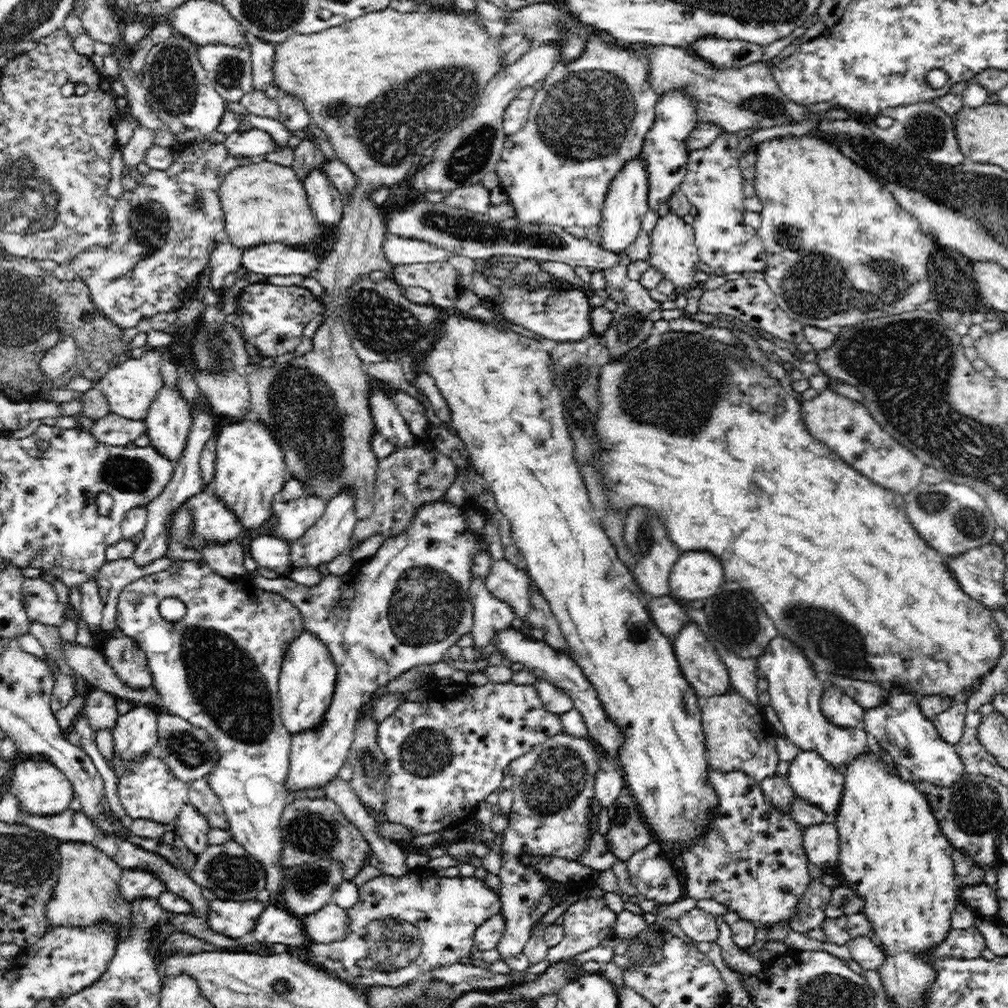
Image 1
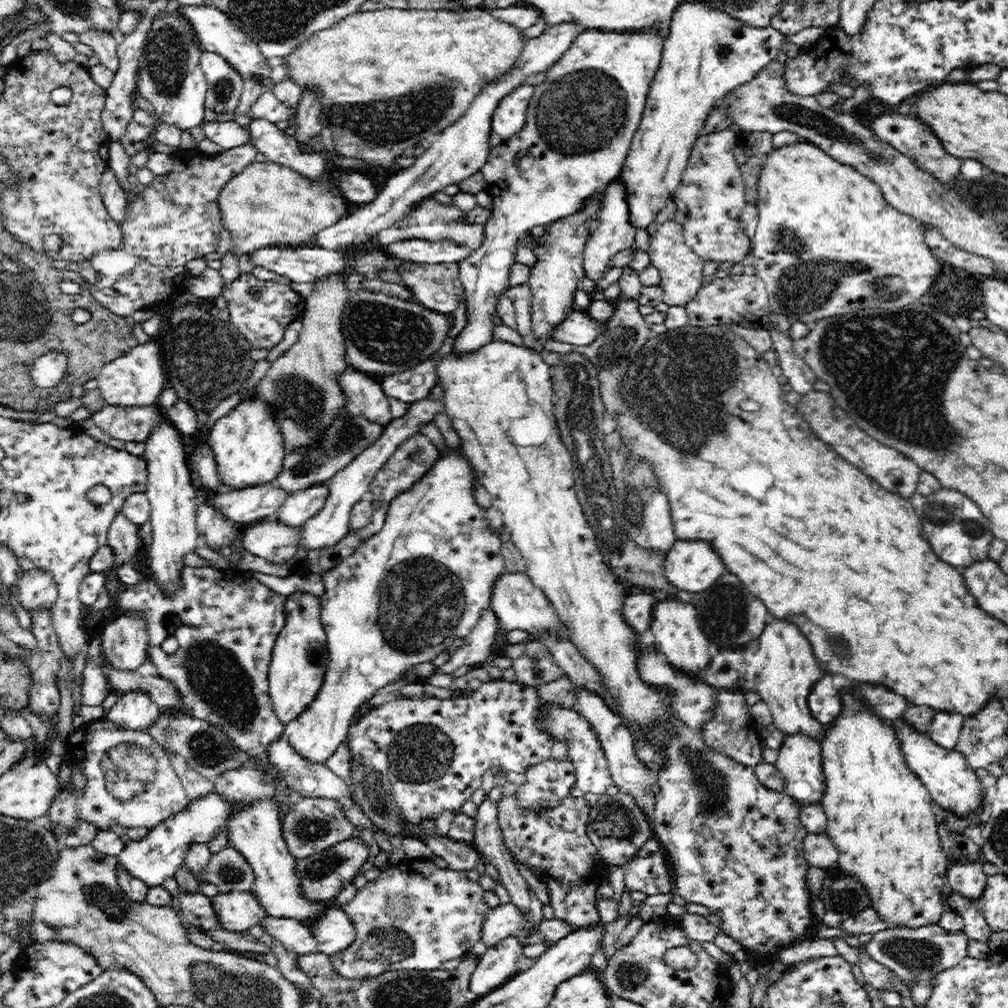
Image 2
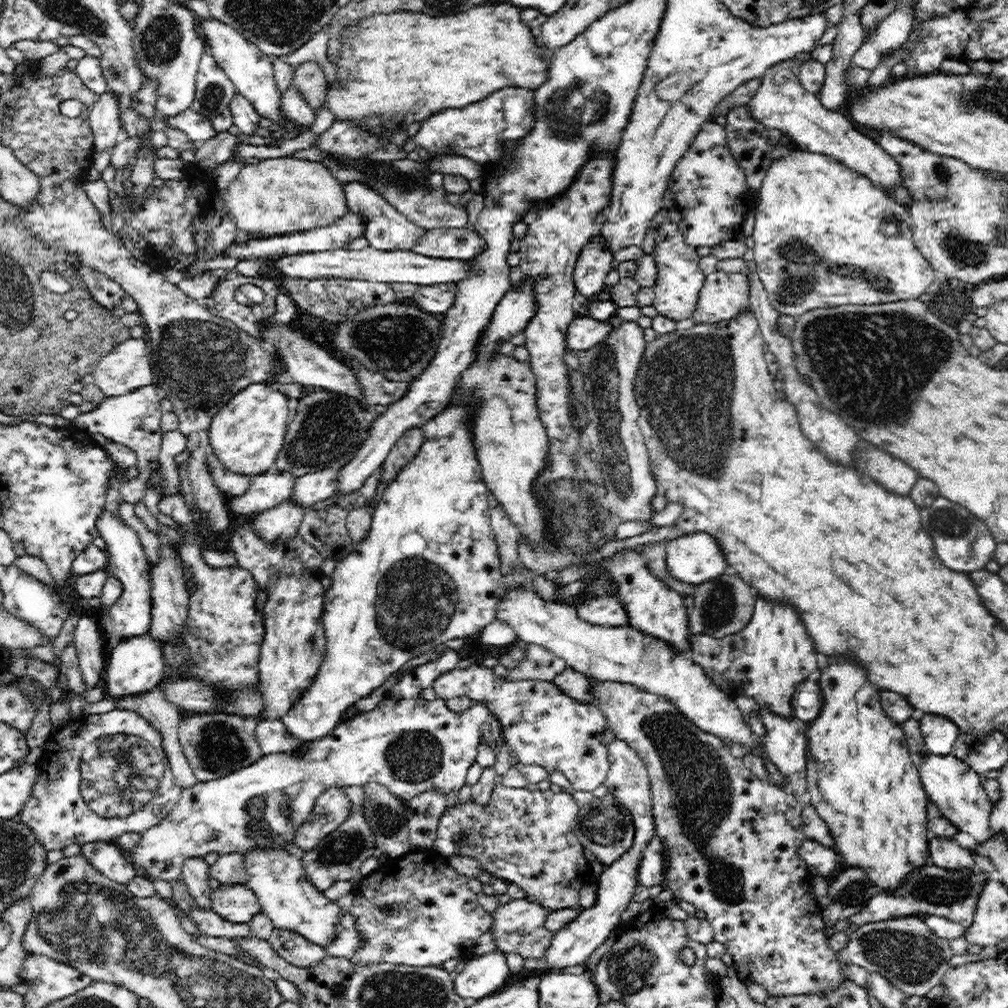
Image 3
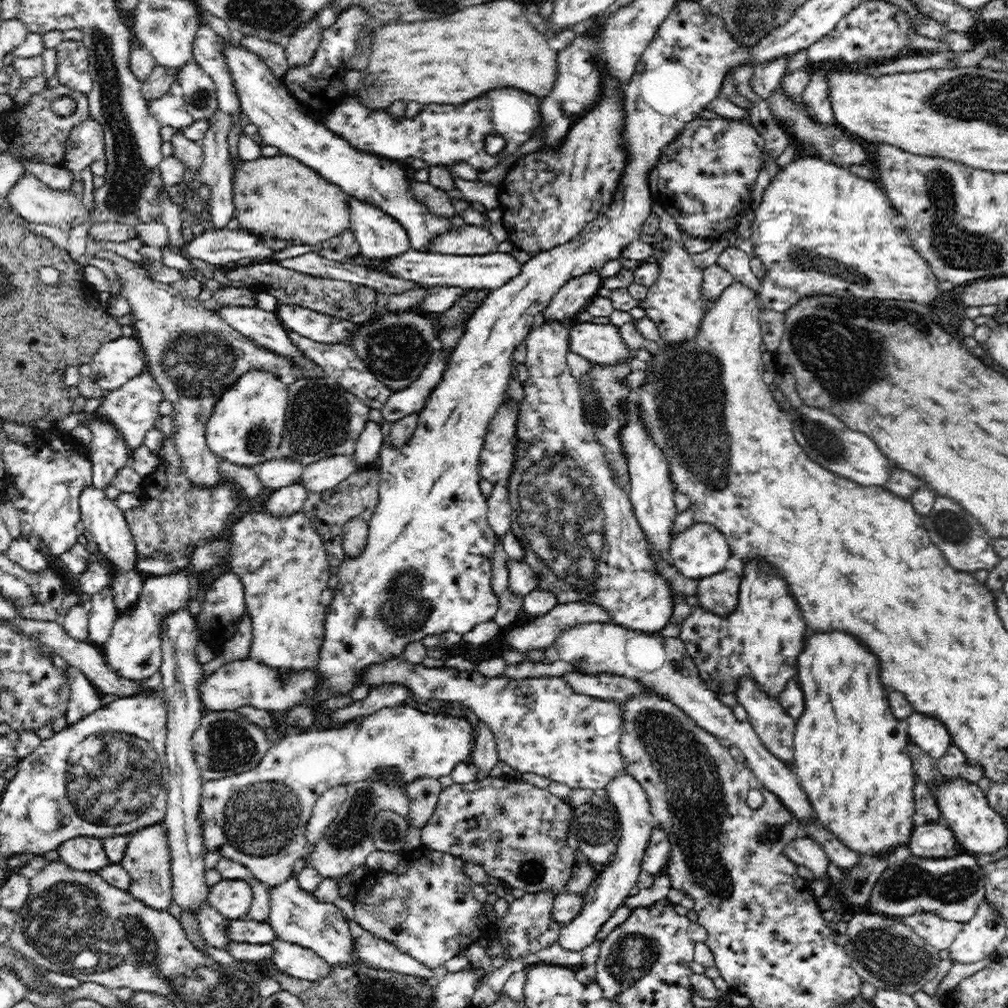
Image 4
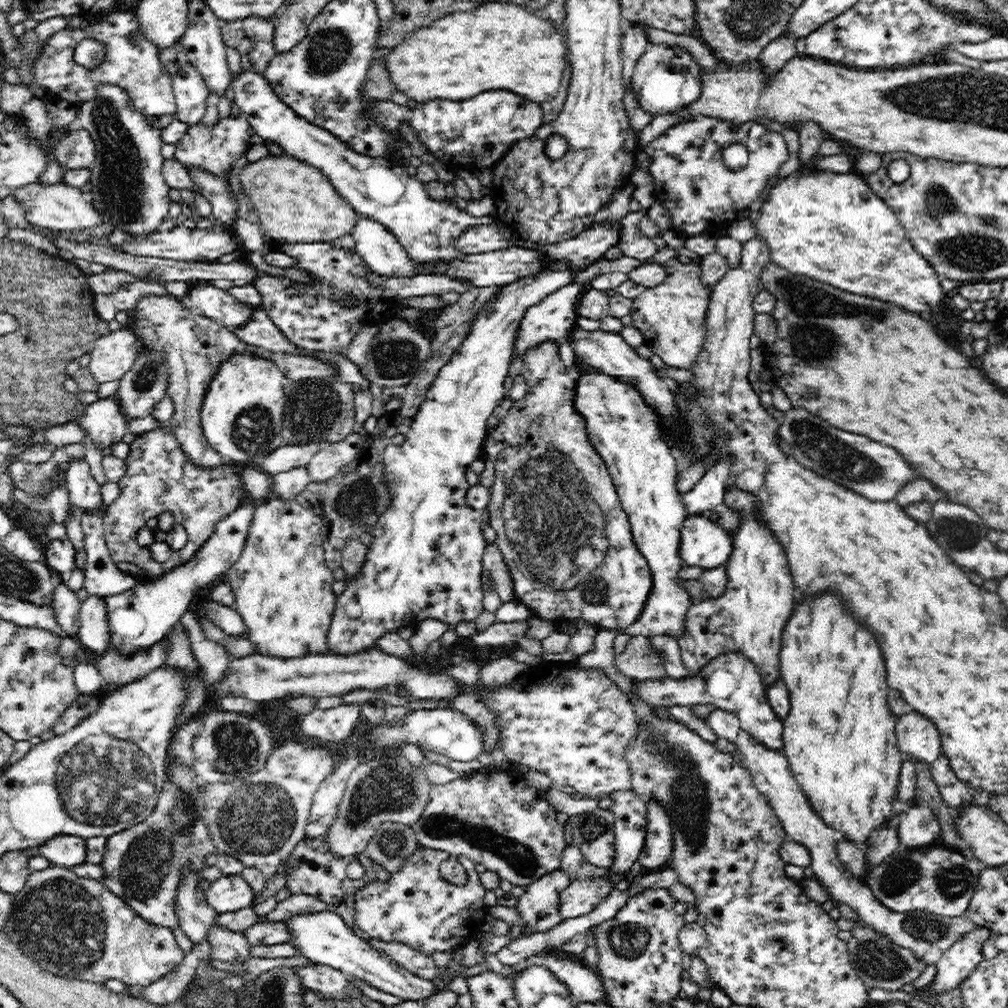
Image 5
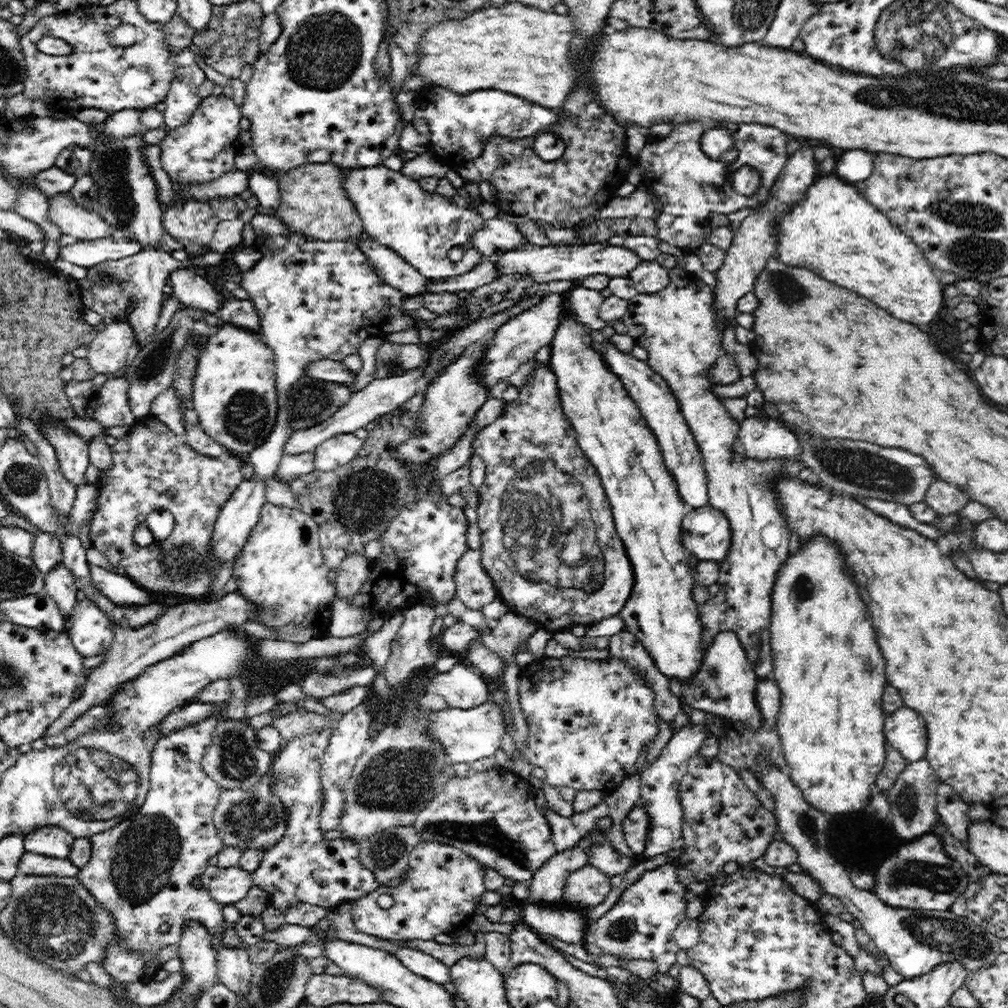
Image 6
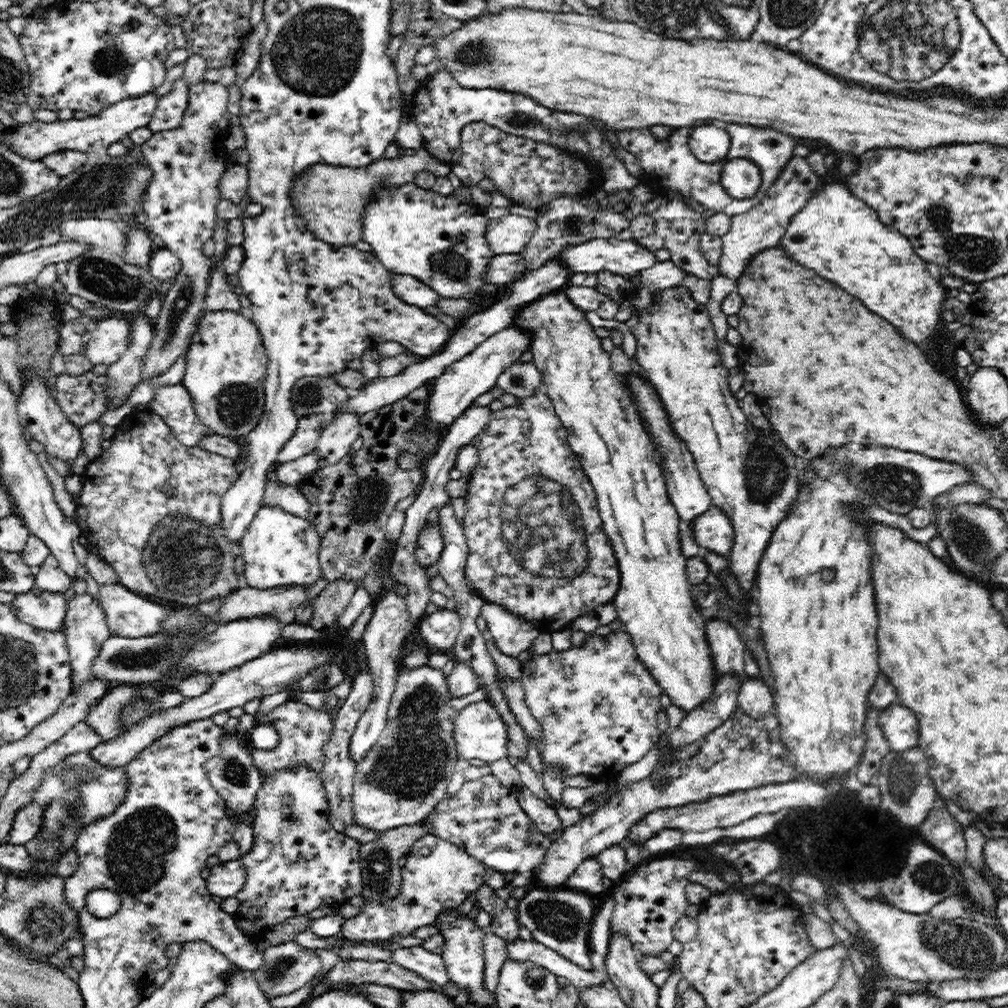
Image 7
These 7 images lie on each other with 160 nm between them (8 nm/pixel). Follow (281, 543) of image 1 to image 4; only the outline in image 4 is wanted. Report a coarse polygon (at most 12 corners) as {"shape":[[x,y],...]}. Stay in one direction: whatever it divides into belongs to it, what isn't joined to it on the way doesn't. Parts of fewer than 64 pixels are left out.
{"shape":[[300,482],[278,487],[265,512],[300,511],[310,492]]}

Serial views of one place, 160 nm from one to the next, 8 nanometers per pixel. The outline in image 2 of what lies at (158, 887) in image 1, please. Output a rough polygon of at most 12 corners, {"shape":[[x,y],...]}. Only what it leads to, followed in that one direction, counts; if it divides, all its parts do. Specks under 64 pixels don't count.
{"shape":[[216,791],[127,841],[124,872],[161,887],[190,844],[228,834]]}

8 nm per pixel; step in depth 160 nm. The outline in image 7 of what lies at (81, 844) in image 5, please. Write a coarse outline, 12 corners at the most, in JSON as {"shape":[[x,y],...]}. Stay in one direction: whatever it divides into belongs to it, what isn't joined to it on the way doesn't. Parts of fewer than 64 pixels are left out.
{"shape":[[32,801],[12,821],[7,842],[35,844],[43,808]]}

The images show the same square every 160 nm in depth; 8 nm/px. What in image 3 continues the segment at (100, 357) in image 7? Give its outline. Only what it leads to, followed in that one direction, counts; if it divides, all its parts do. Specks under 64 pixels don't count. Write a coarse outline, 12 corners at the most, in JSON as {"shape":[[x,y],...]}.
{"shape":[[146,337],[118,343],[94,367],[111,399],[155,384]]}

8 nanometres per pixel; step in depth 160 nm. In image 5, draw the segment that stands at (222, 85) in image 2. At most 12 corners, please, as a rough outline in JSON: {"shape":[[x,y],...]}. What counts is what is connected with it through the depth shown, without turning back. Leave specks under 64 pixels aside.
{"shape":[[188,62],[172,77],[174,118],[198,124],[210,89]]}

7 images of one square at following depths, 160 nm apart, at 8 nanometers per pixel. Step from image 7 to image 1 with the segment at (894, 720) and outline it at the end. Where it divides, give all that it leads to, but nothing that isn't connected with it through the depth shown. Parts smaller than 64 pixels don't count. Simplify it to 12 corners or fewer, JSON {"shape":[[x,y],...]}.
{"shape":[[957,700],[935,716],[934,727],[955,746],[964,734],[967,704]]}

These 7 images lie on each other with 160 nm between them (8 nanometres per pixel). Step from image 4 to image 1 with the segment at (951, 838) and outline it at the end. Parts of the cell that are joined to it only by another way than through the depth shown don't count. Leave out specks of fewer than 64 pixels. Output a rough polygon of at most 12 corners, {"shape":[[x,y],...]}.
{"shape":[[986,883],[959,885],[961,901],[995,921],[999,908]]}

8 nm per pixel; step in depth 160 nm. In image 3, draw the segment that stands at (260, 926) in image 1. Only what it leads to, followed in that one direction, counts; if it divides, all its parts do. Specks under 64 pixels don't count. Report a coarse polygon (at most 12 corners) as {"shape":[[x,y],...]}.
{"shape":[[275,928],[267,941],[298,968],[327,957],[324,948],[291,930]]}

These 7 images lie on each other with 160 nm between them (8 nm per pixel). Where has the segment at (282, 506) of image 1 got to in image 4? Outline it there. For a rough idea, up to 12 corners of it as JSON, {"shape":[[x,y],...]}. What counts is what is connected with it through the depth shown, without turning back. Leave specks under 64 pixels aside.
{"shape":[[330,455],[307,464],[299,482],[328,492],[356,471],[354,455]]}

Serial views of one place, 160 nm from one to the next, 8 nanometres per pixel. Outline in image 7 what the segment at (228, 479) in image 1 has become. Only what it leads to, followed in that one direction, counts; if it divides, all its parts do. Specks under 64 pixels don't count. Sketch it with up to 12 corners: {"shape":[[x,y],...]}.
{"shape":[[207,310],[181,385],[198,418],[255,429],[268,361],[247,313]]}

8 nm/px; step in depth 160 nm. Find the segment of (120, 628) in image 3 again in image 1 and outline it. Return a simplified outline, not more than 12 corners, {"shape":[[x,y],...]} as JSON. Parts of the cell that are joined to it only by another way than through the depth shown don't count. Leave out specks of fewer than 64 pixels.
{"shape":[[123,635],[99,647],[132,689],[153,686],[144,651]]}

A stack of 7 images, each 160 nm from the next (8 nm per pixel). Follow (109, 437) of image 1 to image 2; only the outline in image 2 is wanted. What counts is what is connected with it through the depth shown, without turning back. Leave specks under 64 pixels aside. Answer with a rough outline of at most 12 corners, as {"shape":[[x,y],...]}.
{"shape":[[111,407],[91,414],[122,442],[146,442],[158,407]]}

